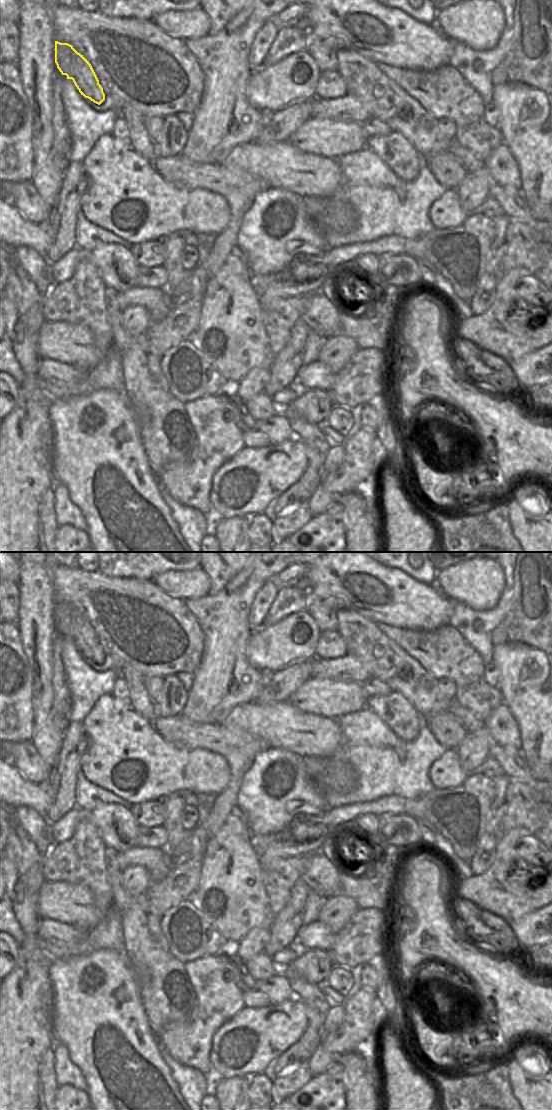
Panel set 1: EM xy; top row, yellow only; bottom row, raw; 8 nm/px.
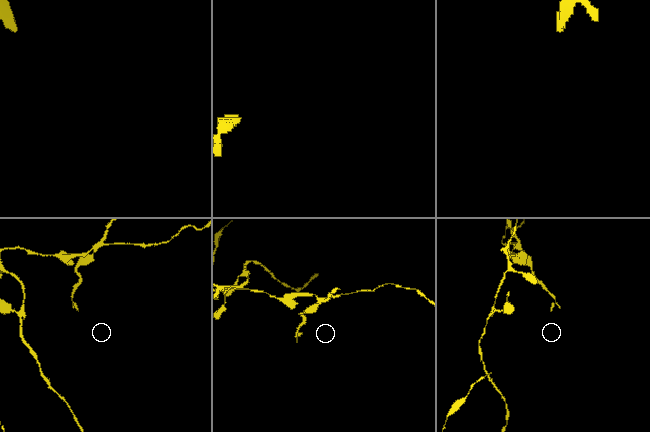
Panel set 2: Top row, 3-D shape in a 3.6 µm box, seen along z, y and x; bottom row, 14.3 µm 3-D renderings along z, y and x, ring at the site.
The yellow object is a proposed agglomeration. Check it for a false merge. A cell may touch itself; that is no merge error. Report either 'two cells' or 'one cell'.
two cells

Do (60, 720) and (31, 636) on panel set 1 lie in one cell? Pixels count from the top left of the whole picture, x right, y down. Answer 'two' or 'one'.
two

